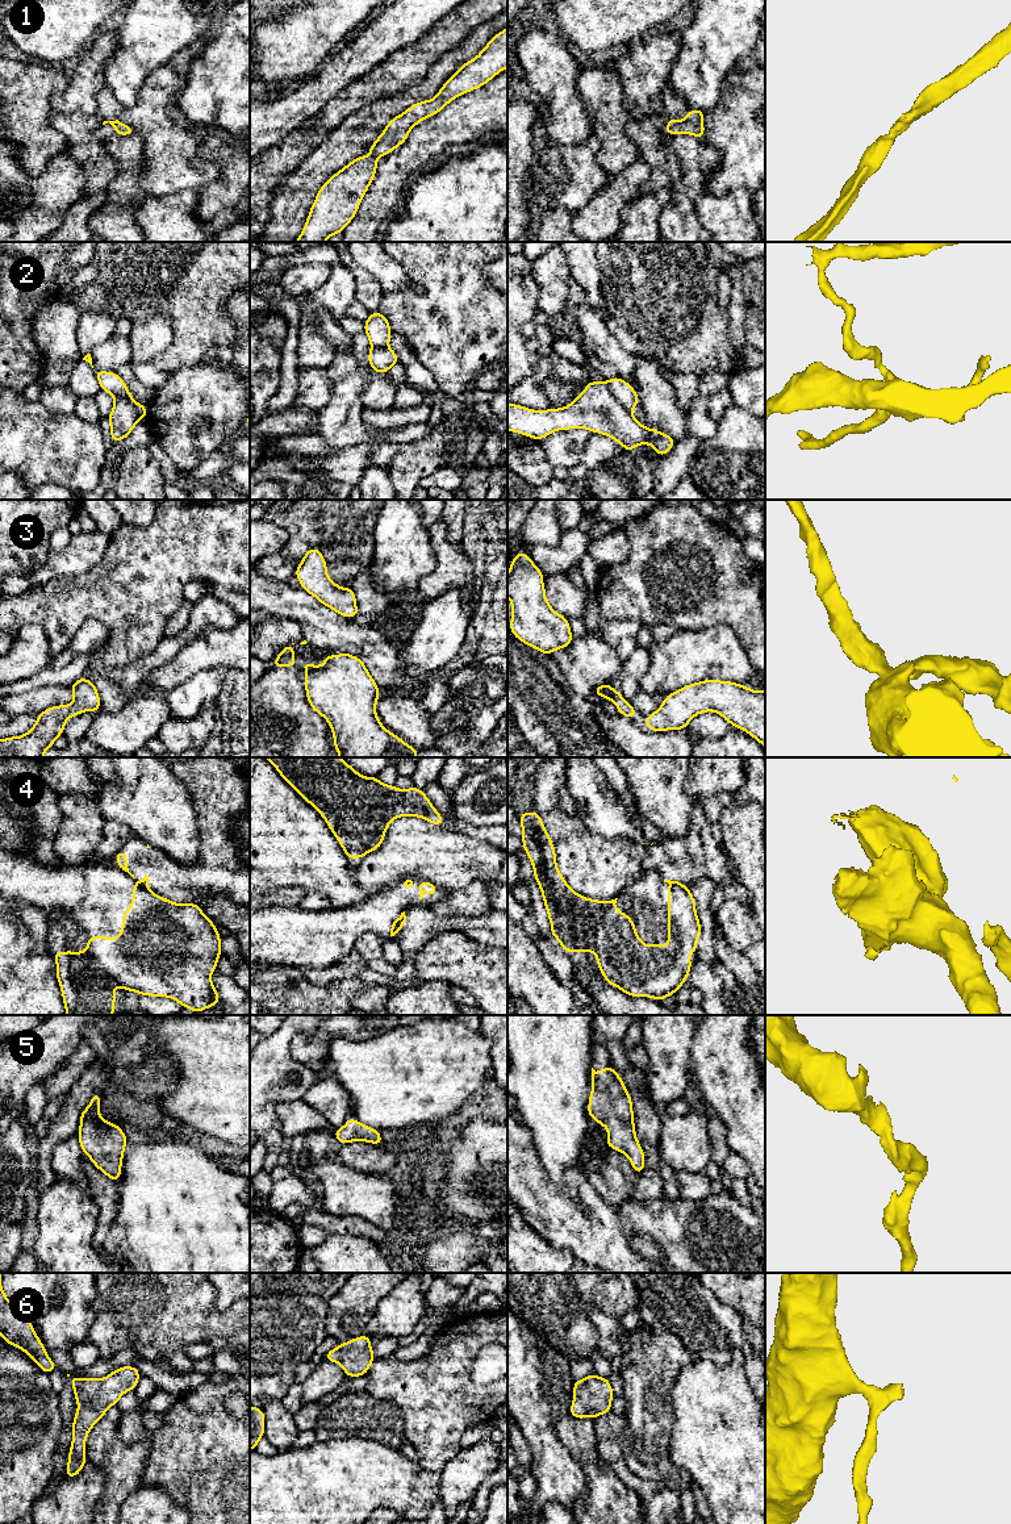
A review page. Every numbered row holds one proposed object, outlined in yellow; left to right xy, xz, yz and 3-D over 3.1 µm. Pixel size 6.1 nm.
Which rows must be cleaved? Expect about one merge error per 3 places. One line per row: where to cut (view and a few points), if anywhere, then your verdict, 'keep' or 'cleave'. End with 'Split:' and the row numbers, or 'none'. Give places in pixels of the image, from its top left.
1: no cut | keep
2: xy (115, 397), (128, 397), (134, 404), (141, 418) | cleave
3: no cut | keep
4: xy (137, 881), (146, 888) | cleave
5: no cut | keep
6: no cut | keep
Split: 2, 4

